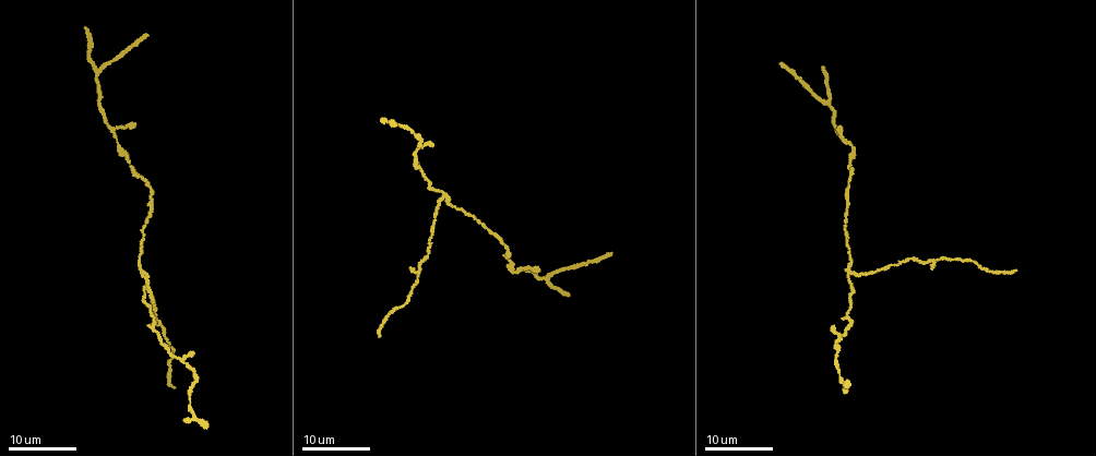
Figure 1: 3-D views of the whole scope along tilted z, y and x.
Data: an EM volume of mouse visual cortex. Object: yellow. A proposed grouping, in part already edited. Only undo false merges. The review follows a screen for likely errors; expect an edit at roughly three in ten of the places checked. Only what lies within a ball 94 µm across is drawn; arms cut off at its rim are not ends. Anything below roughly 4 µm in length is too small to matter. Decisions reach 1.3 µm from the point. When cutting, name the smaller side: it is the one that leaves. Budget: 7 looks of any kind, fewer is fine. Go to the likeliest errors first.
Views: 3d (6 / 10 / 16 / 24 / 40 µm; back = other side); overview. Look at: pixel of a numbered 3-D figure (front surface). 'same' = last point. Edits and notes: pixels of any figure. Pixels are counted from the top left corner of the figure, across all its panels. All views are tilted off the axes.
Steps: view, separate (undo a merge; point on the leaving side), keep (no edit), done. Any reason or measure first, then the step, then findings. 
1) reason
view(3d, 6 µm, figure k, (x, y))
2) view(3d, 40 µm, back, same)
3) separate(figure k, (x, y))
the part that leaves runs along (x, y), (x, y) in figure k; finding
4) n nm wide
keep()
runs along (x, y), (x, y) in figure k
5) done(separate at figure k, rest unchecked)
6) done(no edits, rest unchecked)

three arms meet
view(3d, 16 µm, figure 1, (443, 196))

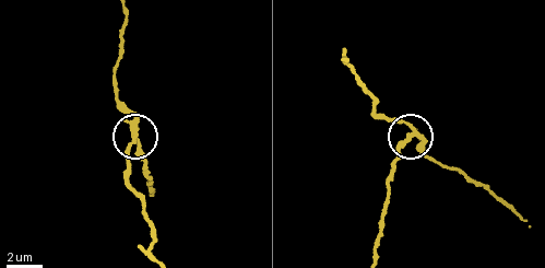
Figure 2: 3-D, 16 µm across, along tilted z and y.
closer look
view(3d, 6 µm, figure 2, (409, 134))

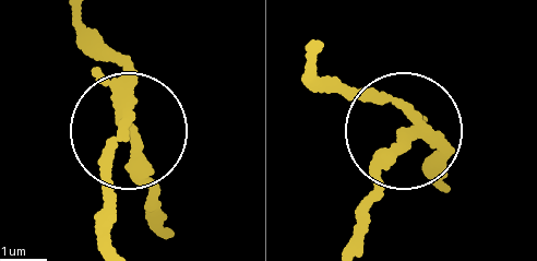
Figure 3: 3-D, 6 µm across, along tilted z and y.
side arm 29 µm
separate(figure 3, (129, 159))
the part that leaves runs along (127, 101), (170, 227) in figure 3; two neurons meet here

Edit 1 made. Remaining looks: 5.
three-way junction
view(3d, 24 µm, figure 1, (97, 71))

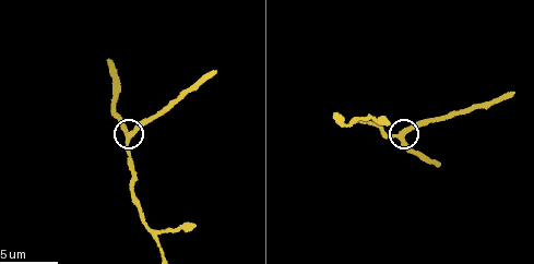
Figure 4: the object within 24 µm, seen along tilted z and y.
view(3d, 6 µm, figure 4, (406, 132))

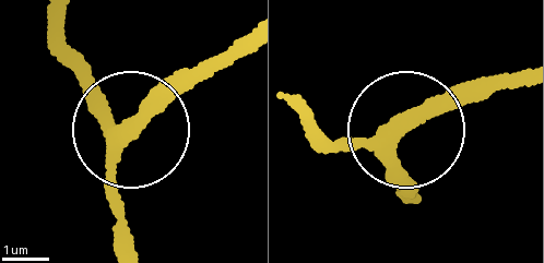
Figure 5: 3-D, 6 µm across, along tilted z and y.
view(3d, 6 µm, back, figure 5, (395, 133))

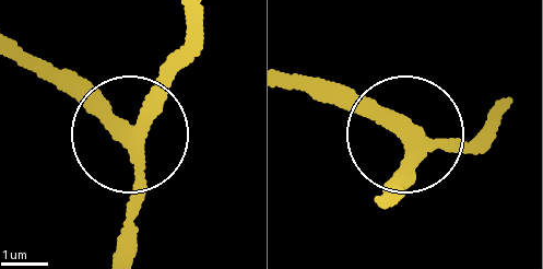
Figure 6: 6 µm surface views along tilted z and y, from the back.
side arm 8 µm
keep()
runs along (117, 247), (130, 128), (173, 68) in figure 6; continuous, no second neuron

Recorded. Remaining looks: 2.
two arms in line, one across
view(3d, 16 µm, figure 1, (181, 360))

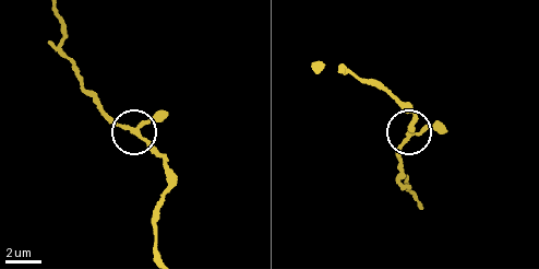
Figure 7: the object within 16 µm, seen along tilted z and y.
closer look
view(3d, 6 µm, figure 7, (136, 133))

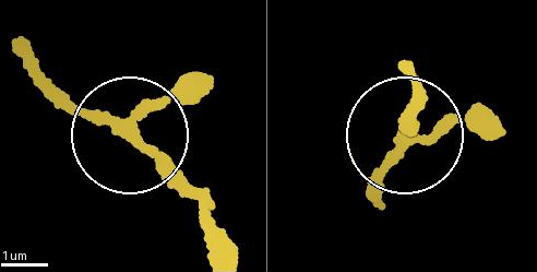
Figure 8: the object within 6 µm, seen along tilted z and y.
3 arms
keep()
runs along (376, 198), (420, 102) in figure 8; one neuron here

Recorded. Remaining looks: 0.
done(separate at figure 3, rest unchecked)

